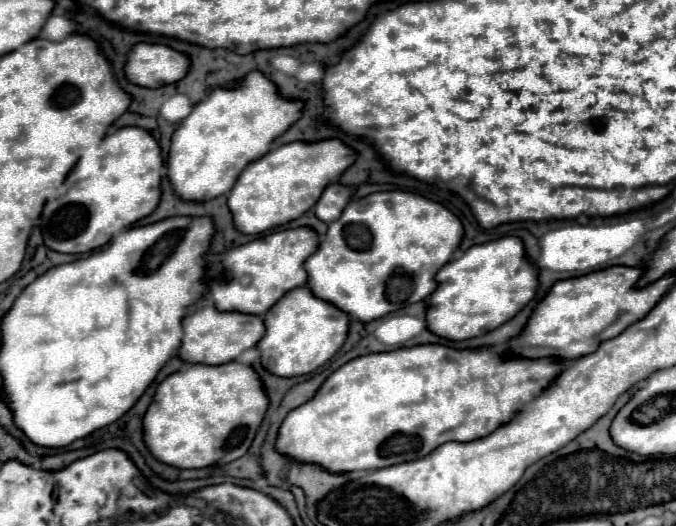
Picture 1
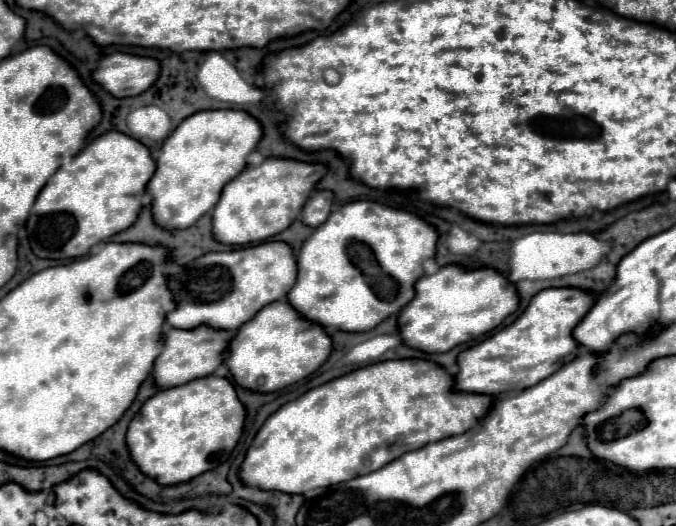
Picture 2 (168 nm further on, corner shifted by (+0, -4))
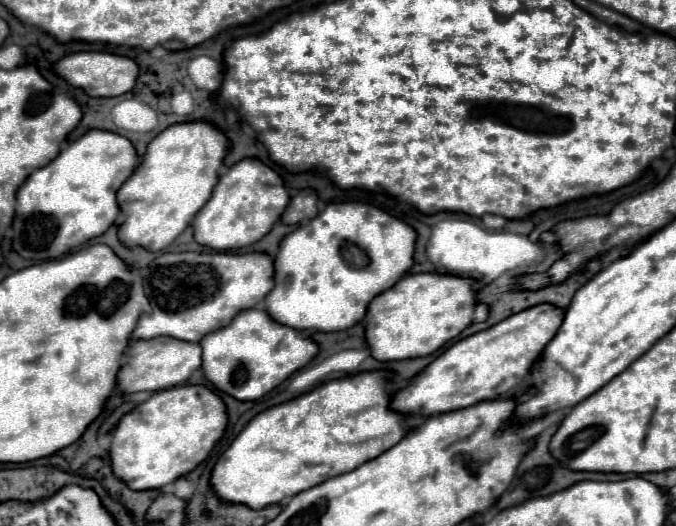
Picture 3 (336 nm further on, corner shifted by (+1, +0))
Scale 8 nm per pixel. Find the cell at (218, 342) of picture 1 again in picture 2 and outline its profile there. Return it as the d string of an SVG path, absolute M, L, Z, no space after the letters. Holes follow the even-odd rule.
M168 325L162 327L162 351L154 361L152 379L158 389L178 387L192 379L200 379L210 375L226 357L226 347L230 341L228 331L214 331L210 327L198 327L192 331L172 329Z

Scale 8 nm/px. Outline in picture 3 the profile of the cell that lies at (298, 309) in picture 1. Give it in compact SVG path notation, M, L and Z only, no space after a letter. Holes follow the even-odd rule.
M263 307L241 311L231 325L217 329L213 335L201 339L203 347L203 375L223 393L233 395L239 401L255 401L267 395L271 389L287 381L295 371L303 369L317 353L315 341L301 331L281 327L273 323Z

